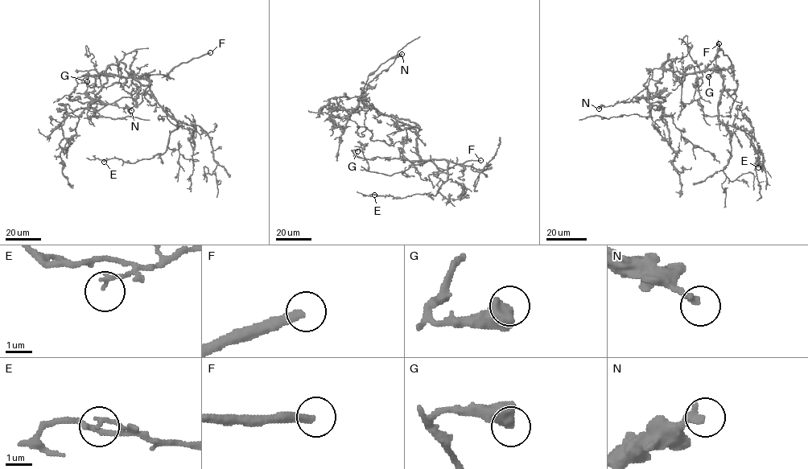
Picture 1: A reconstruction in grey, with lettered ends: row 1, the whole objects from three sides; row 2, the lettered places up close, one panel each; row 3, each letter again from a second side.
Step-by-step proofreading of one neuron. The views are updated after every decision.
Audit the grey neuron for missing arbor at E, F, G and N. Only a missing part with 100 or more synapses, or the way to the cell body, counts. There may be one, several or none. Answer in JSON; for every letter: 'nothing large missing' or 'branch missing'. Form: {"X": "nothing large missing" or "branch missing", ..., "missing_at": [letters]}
{"E": "nothing large missing", "F": "branch missing", "G": "nothing large missing", "N": "nothing large missing", "missing_at": ["F"]}

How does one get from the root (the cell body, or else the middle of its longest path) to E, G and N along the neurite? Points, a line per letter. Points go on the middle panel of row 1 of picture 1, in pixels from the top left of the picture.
E: (417, 141), (421, 164), (432, 159), (447, 162), (447, 178), (437, 193), (401, 198), (374, 195)
G: (417, 141), (419, 158), (417, 161), (377, 157), (368, 159), (358, 158), (352, 151), (357, 151)
N: (417, 141), (414, 129), (379, 112), (365, 101), (363, 94), (369, 87), (366, 88), (367, 84), (401, 54)

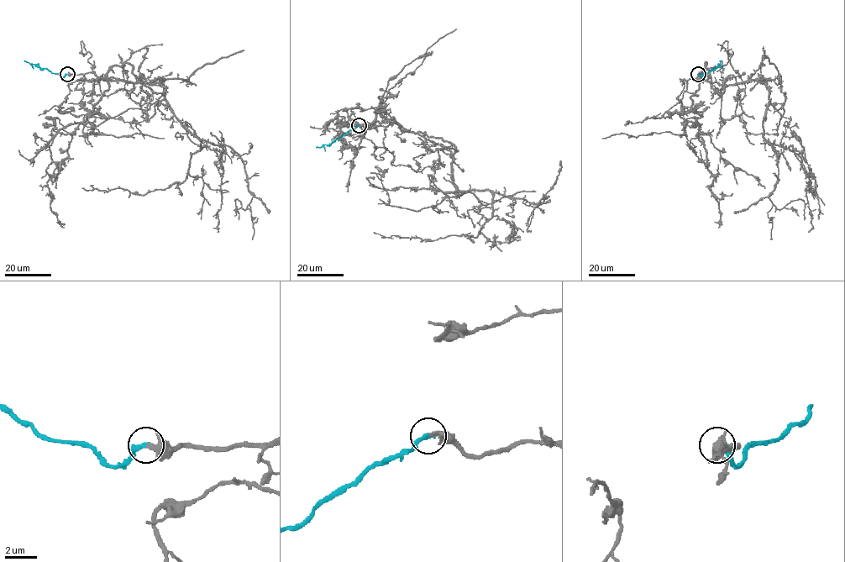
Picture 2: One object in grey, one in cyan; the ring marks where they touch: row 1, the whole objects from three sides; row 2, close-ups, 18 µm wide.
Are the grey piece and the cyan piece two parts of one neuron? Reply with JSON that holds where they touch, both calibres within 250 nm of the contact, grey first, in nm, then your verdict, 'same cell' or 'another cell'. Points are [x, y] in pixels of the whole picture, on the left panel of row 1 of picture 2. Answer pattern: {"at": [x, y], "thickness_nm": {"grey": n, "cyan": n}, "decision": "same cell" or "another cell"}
{"at": [67, 74], "thickness_nm": {"grey": 220, "cyan": 240}, "decision": "same cell"}

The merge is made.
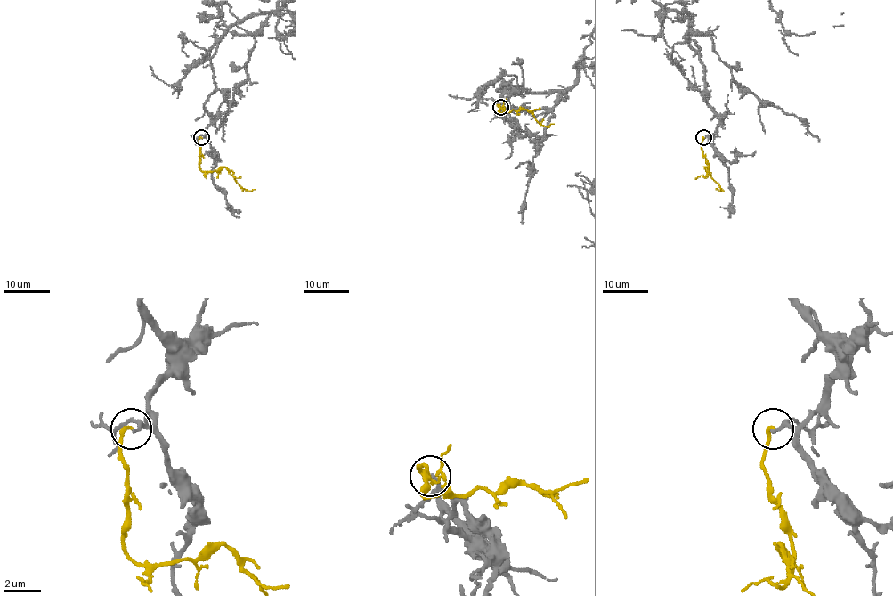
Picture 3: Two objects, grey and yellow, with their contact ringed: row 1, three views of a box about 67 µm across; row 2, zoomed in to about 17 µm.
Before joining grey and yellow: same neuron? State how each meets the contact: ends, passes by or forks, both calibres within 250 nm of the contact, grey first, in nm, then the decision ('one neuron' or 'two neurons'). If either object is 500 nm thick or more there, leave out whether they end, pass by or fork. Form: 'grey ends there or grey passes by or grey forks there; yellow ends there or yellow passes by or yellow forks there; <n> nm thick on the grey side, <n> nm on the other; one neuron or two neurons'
grey ends there; yellow ends there; 160 nm thick on the grey side, 200 nm on the other; two neurons

